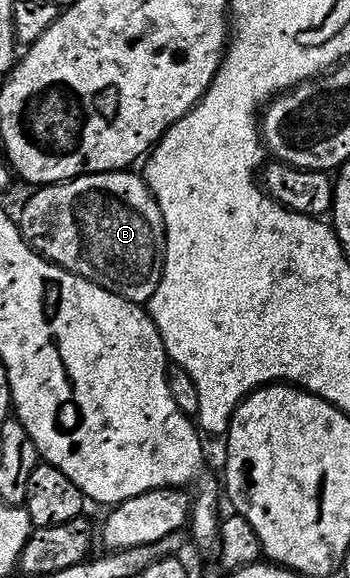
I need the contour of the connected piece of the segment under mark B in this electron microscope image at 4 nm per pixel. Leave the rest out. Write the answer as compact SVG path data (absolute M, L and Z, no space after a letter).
M125 170L122 172L89 172L83 176L77 176L74 180L65 180L63 184L54 184L51 186L40 186L35 189L36 192L24 204L24 209L18 215L20 232L24 235L24 240L32 247L37 254L45 256L59 268L65 268L67 272L73 272L76 276L86 278L130 302L144 306L151 300L156 284L152 283L157 279L158 273L162 267L162 233L164 230L164 219L160 213L158 202L153 198L151 190L143 177L135 171Z

